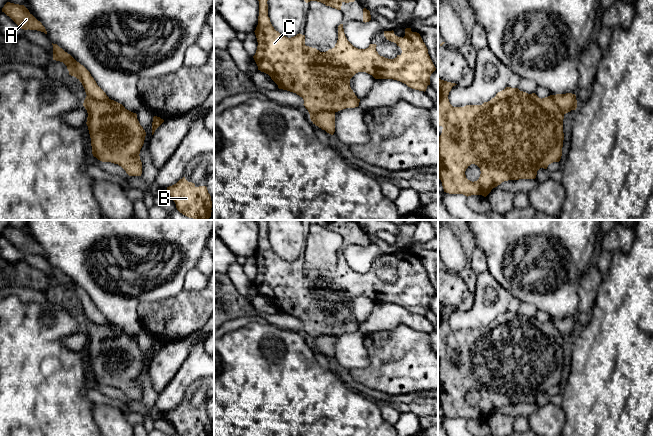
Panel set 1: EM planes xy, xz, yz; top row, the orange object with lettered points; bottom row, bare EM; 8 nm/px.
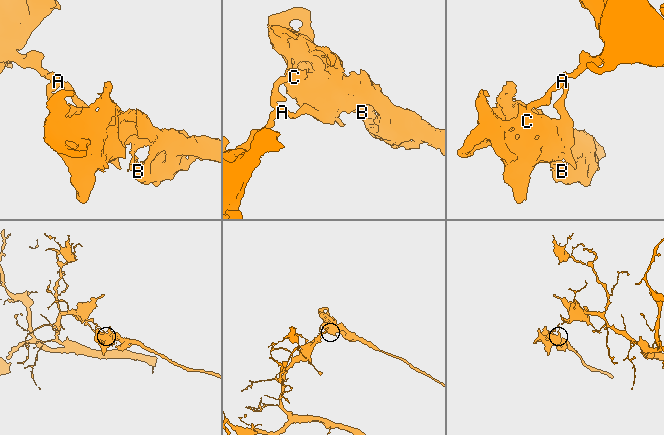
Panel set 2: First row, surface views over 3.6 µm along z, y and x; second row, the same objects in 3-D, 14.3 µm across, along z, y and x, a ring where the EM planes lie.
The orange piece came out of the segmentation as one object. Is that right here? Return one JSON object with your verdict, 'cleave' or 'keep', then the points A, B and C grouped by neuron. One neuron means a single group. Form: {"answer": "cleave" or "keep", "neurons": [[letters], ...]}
{"answer": "cleave", "neurons": [["A"], ["B", "C"]]}

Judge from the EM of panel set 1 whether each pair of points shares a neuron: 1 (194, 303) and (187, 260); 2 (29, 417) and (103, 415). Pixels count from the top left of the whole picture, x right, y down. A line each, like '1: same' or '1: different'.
1: different
2: different

